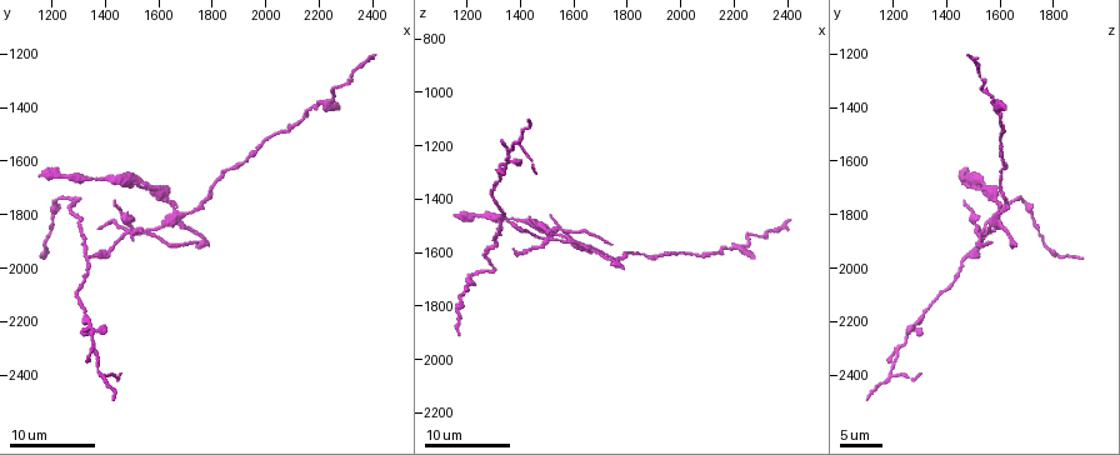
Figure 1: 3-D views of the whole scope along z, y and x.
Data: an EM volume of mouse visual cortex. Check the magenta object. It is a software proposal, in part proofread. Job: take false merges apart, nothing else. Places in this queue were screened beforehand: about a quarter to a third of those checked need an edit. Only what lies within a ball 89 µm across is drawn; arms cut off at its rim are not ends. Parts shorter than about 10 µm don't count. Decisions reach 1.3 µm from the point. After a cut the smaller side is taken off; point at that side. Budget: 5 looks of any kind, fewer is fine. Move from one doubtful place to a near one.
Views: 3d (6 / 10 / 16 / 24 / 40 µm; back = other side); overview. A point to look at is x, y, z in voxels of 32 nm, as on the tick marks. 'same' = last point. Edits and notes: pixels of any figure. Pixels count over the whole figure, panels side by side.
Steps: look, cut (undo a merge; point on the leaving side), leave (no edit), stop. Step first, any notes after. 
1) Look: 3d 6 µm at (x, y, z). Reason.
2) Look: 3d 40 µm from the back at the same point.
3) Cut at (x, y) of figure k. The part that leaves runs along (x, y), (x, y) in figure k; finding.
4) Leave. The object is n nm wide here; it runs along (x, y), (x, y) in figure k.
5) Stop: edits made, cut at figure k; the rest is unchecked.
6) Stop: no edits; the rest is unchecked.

Look: 3d 10 µm at (1510, 1880, 1540). Looks like a crossing.

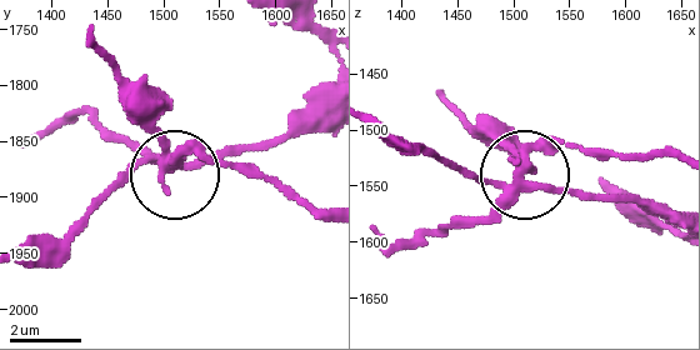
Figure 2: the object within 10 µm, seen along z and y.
Look: 3d 6 µm at the same point.

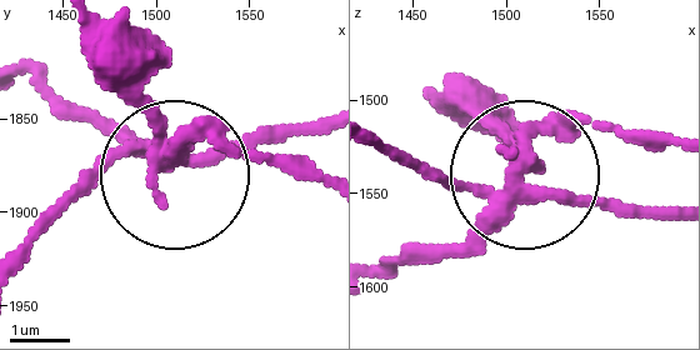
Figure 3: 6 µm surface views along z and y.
Cut at (223, 141) of figure 3. 5 arms meet here; two cells meet here.

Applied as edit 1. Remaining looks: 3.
Look: 3d 6 µm at (1340, 2240, 1260). Thin arm on a thick one.

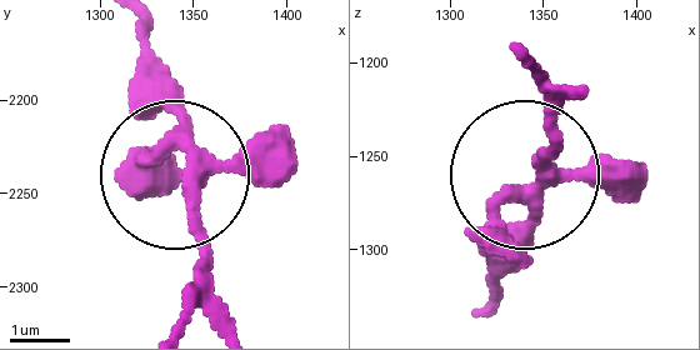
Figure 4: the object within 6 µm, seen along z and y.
Look: 3d 6 µm from the back at (1350, 2234, 1260). From behind.

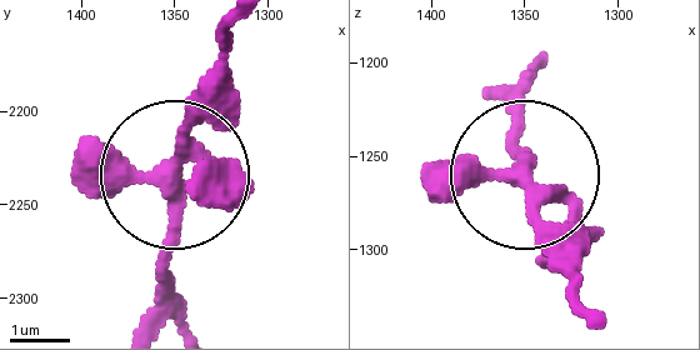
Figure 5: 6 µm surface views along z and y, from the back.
Leave. 4 arms meet here; all the same cell.

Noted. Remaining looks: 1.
Look: 3d 10 µm at (1340, 1970, 1470). Three arms meet.

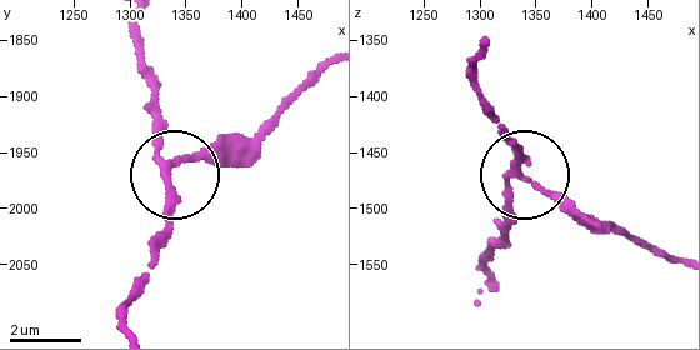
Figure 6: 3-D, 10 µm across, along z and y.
Leave. 3 arms meet here; continuous, no second cell.

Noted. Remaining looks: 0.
Stop: edits made, cut at figure 3; the rest is unchecked.

